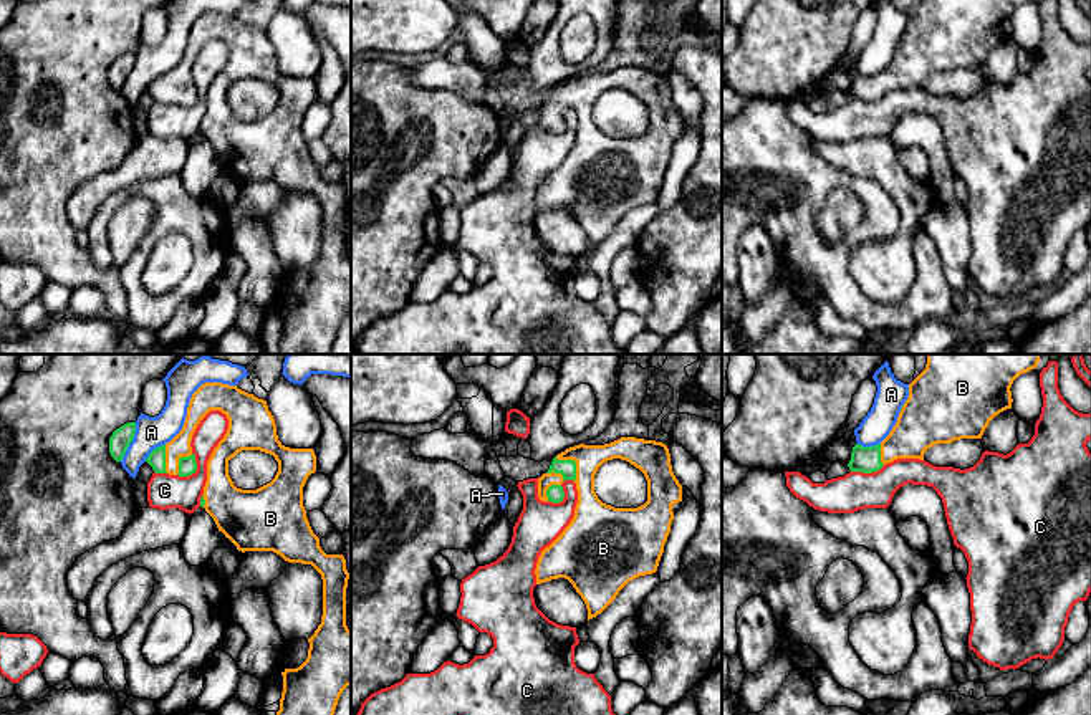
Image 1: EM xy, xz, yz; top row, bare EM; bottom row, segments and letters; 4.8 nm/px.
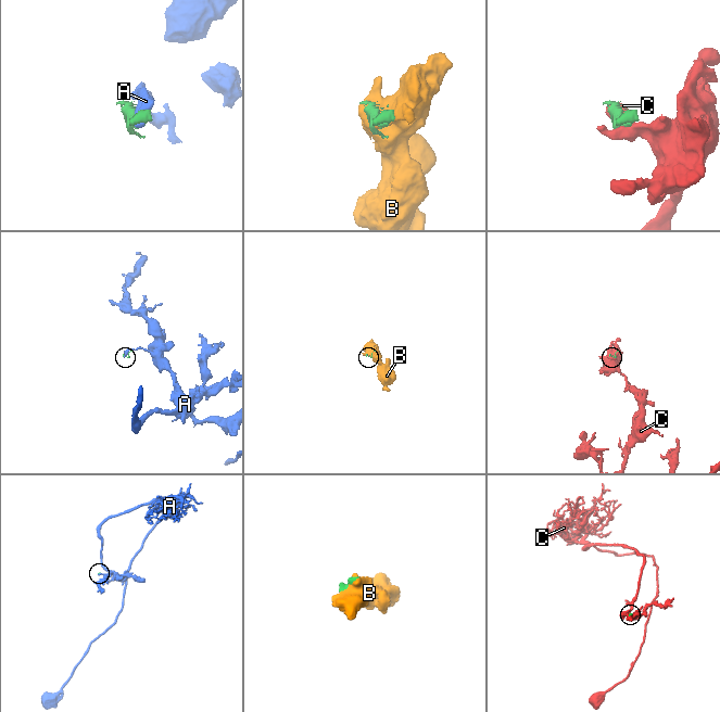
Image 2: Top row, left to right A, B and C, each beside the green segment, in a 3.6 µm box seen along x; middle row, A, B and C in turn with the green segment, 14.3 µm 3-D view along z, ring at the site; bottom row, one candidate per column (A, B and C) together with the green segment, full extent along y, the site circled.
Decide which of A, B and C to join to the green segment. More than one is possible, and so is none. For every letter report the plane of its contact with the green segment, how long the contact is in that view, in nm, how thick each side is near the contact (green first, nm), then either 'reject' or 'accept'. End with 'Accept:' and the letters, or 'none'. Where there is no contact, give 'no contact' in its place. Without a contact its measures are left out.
A: contact in xy; length 200 nm; calibres 100 and 160 nm; reject
B: contact in xz; length 160 nm; calibres 80 and 150 nm; accept
C: contact in xy; length 140 nm; calibres 90 and 170 nm; reject
Accept: B

